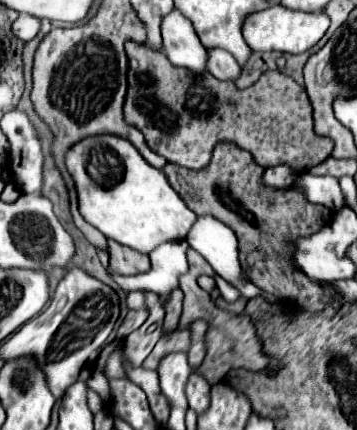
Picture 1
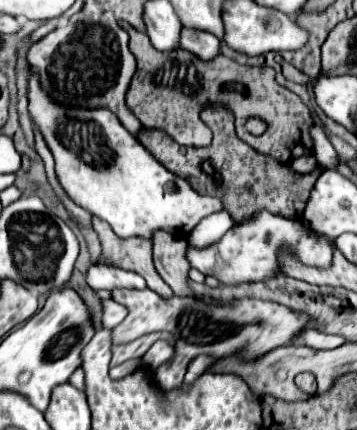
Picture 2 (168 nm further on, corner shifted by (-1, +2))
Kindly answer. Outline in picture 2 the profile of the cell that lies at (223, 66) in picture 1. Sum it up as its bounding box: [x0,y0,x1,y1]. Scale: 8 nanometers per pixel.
[180,26,220,58]

